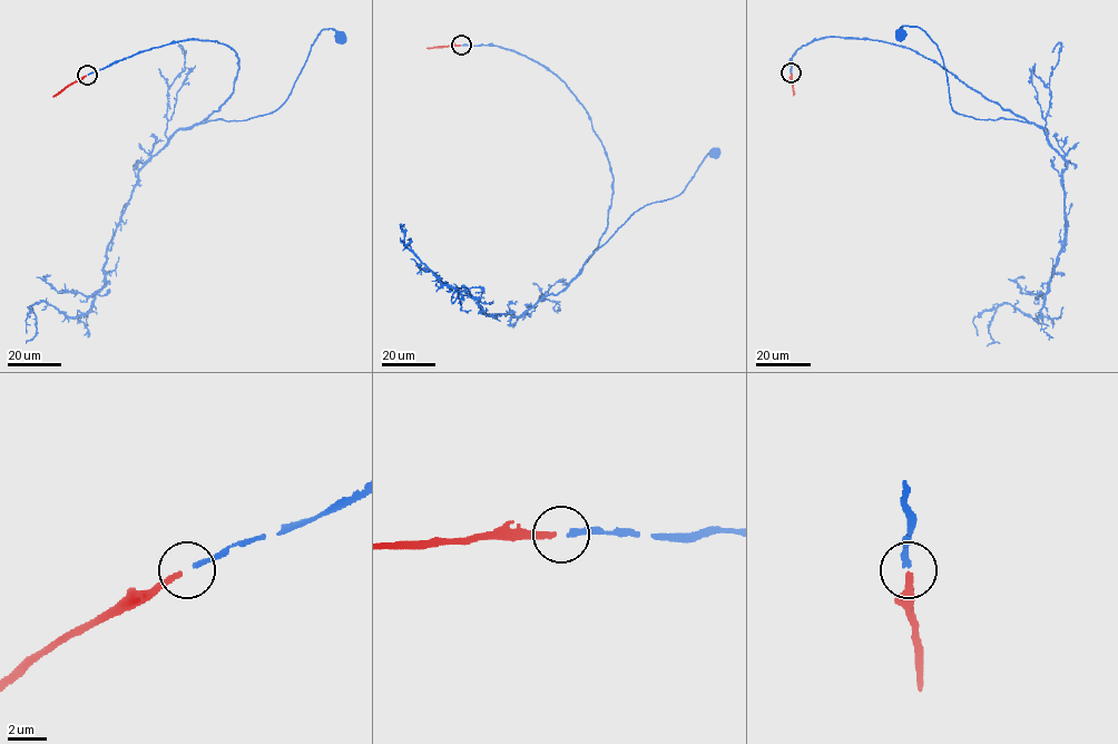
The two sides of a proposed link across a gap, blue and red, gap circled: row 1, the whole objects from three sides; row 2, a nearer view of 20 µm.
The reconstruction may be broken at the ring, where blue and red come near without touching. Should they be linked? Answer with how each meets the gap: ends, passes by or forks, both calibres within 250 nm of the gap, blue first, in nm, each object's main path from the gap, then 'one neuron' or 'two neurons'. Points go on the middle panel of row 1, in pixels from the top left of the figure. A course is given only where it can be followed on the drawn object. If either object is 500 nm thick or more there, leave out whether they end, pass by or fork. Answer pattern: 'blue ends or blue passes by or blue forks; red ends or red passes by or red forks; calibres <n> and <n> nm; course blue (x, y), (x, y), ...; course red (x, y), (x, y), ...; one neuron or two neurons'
blue ends; red ends; calibres 260 and 280 nm; course blue (462, 46), (547, 67), (589, 116), (613, 194), (577, 276), (717, 153); course red (460, 46), (427, 48); one neuron

